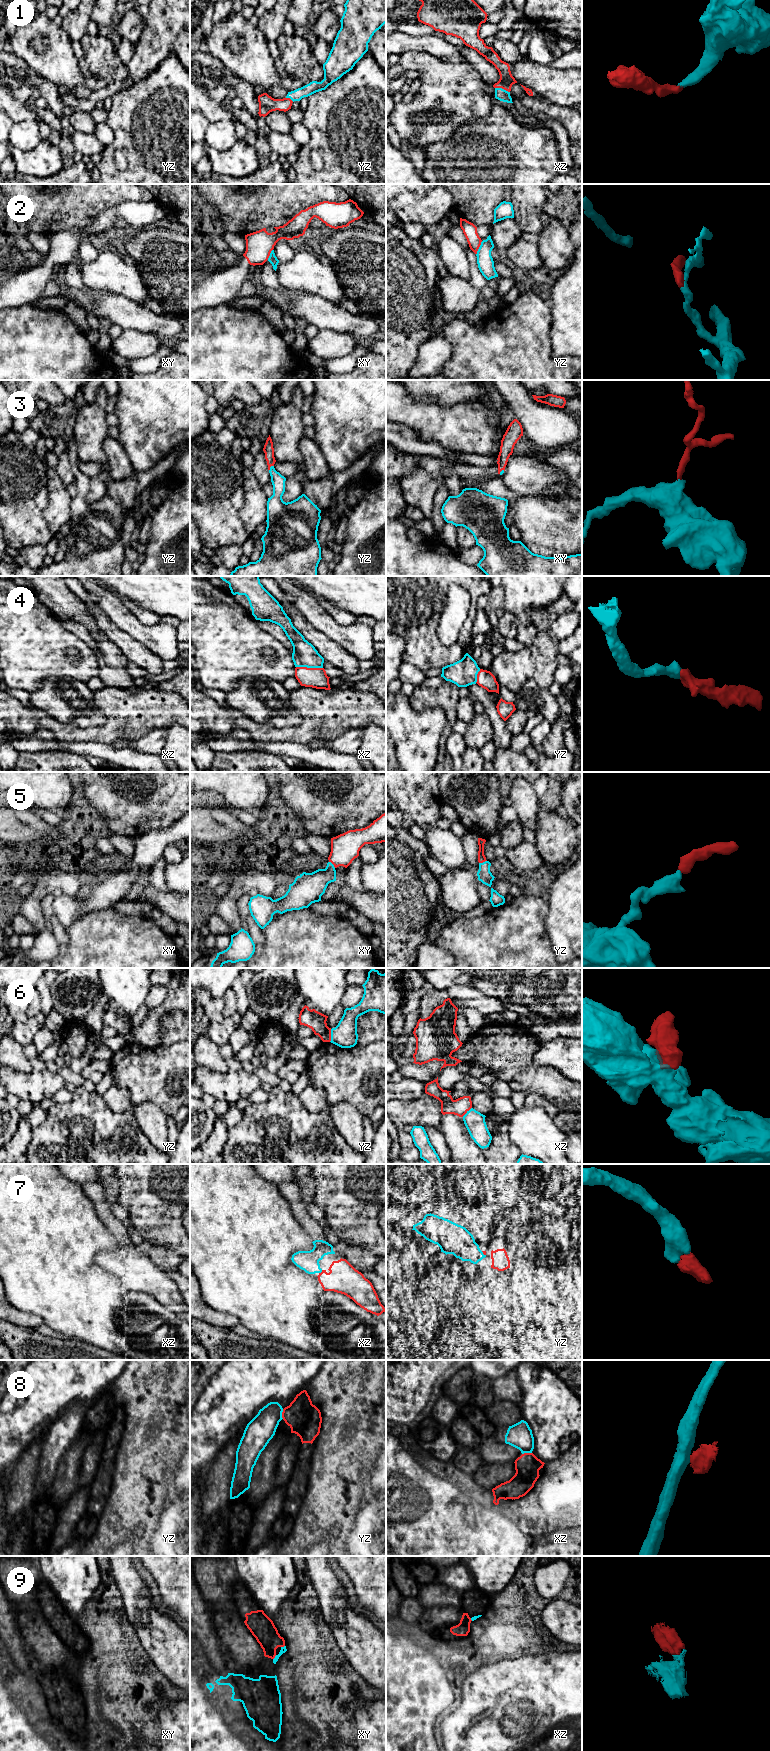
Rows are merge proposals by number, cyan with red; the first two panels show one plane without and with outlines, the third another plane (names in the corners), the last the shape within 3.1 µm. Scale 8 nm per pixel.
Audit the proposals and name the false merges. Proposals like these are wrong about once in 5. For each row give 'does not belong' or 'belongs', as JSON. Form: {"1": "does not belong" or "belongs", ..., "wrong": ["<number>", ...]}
{"1": "belongs", "2": "does not belong", "3": "belongs", "4": "belongs", "5": "belongs", "6": "does not belong", "7": "belongs", "8": "does not belong", "9": "belongs", "wrong": ["2", "6", "8"]}

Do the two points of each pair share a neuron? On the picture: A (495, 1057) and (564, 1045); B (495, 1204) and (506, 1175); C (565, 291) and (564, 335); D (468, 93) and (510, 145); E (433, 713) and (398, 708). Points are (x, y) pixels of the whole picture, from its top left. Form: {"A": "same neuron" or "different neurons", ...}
{"A": "different neurons", "B": "same neuron", "C": "same neuron", "D": "different neurons", "E": "same neuron"}

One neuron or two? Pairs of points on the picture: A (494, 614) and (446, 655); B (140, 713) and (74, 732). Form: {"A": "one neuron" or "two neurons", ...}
{"A": "two neurons", "B": "one neuron"}

